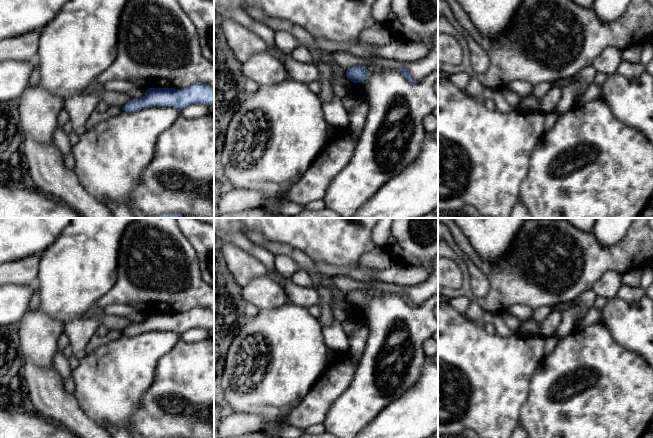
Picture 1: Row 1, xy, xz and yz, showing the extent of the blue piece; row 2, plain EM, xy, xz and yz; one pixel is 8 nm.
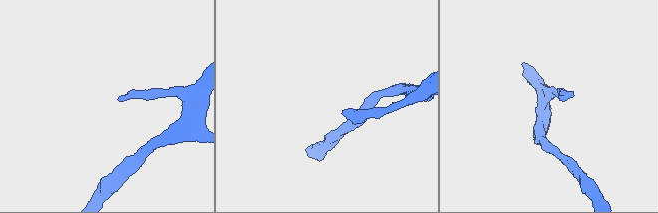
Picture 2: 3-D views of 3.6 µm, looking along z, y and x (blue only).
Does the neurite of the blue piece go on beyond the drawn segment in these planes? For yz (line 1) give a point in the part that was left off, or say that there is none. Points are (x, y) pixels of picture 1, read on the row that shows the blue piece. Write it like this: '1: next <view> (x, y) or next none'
1: next none

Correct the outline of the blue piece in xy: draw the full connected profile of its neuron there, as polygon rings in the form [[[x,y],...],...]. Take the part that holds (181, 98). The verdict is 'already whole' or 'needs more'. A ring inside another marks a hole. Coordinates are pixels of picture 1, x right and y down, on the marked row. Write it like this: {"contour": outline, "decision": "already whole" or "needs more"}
{"contour": [[[193,84],[188,88],[149,88],[143,97],[132,99],[122,110],[135,112],[151,106],[169,106],[182,110],[192,104],[214,104],[214,88]]], "decision": "already whole"}

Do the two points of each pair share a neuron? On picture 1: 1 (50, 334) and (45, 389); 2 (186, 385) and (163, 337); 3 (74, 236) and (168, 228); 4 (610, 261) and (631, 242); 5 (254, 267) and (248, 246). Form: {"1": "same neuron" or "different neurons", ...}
{"1": "different neurons", "2": "different neurons", "3": "different neurons", "4": "same neuron", "5": "different neurons"}

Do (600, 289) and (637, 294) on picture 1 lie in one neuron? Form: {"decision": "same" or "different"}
{"decision": "same"}

